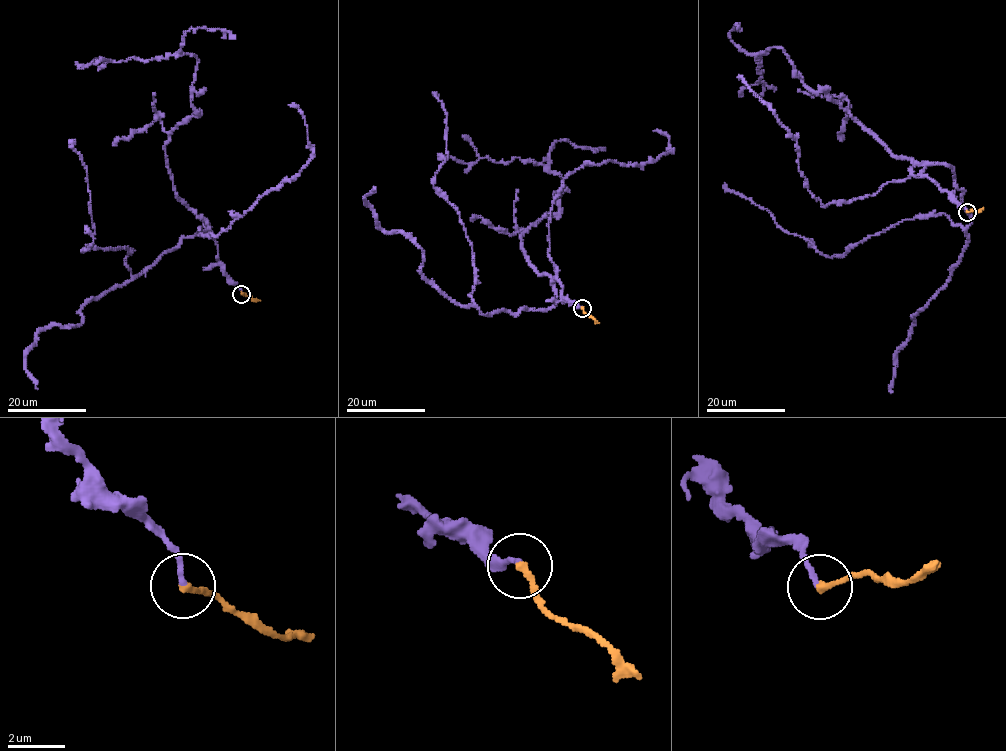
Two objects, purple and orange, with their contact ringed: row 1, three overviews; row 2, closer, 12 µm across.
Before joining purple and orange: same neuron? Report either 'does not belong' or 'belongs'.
belongs

